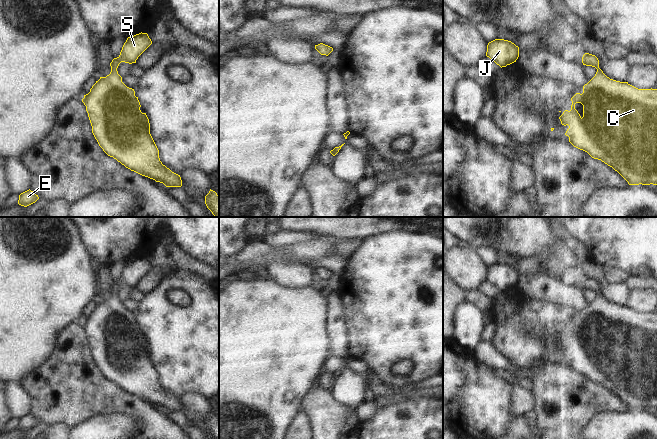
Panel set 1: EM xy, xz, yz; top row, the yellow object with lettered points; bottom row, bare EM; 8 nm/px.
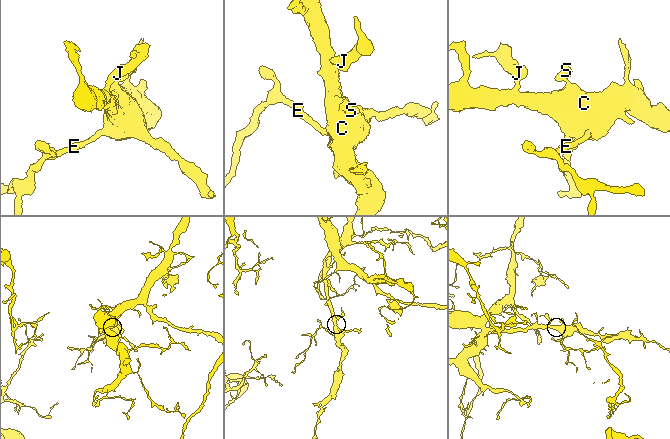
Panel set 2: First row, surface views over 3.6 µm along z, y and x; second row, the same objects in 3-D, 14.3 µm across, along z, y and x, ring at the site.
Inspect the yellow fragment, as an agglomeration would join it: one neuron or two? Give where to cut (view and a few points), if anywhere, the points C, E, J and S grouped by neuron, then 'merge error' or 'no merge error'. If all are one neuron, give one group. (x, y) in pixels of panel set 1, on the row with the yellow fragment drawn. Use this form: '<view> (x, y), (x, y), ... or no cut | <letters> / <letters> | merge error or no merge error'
no cut | C E J S | no merge error

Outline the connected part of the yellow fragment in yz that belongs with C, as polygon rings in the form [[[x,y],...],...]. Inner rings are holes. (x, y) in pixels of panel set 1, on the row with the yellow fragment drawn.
[[[585,53],[582,63],[597,69],[595,76],[583,86],[583,93],[572,98],[571,110],[565,110],[559,117],[561,124],[569,128],[565,135],[576,148],[587,152],[592,158],[601,160],[617,171],[629,185],[657,185],[657,89],[638,89],[628,82],[620,82],[607,77],[599,68],[595,55]],[[575,104],[583,105],[581,117]]]

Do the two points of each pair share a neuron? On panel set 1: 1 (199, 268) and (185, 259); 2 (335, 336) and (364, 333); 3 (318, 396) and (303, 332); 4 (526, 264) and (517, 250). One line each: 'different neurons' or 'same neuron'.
1: same neuron
2: different neurons
3: different neurons
4: different neurons

